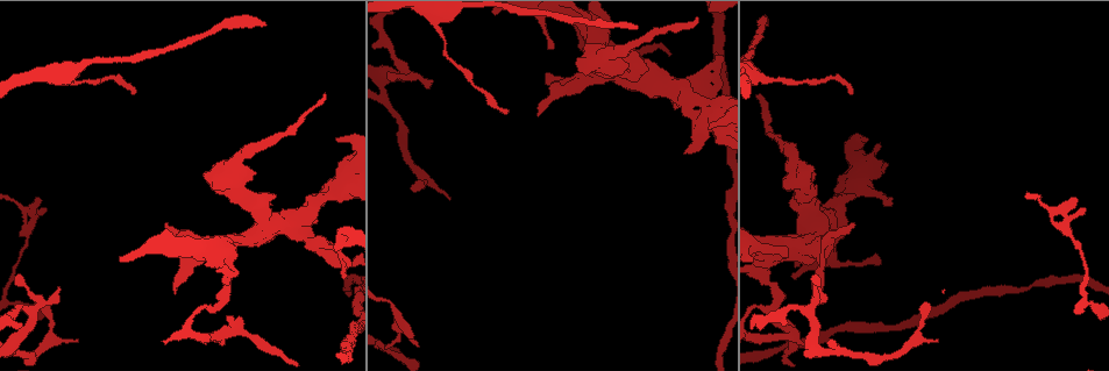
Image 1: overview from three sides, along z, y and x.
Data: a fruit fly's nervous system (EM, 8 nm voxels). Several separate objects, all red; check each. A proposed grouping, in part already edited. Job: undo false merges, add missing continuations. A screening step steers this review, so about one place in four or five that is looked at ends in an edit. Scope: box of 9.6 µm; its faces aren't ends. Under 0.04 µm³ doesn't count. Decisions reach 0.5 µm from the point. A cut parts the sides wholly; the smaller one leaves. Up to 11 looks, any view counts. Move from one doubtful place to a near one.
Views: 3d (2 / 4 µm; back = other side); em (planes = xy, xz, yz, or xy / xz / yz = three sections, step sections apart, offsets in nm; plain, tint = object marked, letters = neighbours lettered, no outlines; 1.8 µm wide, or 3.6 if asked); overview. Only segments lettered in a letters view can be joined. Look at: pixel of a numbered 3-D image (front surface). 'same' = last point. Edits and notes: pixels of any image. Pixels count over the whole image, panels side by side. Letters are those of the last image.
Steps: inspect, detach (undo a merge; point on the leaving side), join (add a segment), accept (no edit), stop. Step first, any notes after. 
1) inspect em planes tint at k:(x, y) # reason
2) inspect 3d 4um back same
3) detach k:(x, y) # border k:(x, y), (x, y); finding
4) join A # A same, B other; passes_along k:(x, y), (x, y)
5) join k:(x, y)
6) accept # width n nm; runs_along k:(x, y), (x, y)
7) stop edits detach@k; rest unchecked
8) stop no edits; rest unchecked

inspect 3d 4um at 1:(814, 170)

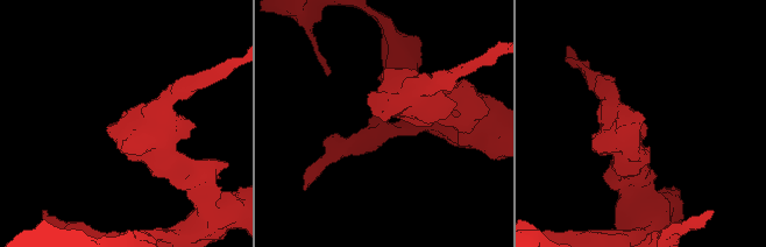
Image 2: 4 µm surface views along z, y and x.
inspect em planes letters at 2:(123, 121)

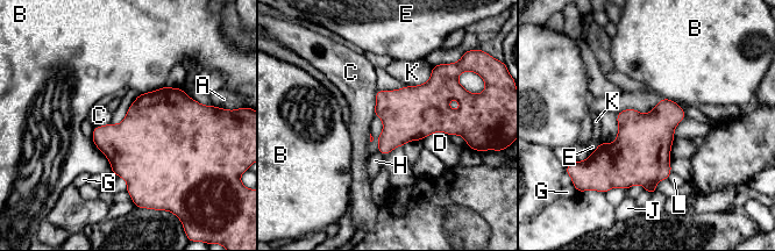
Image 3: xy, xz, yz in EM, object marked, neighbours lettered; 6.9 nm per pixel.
accept # width 360 nm; A other, B other, C other, D other, E other, G other, H other, J other, K other, L other; border 3:(377, 90), (374, 116); none of them fits

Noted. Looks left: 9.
inspect em planes letters at 1:(811, 261)

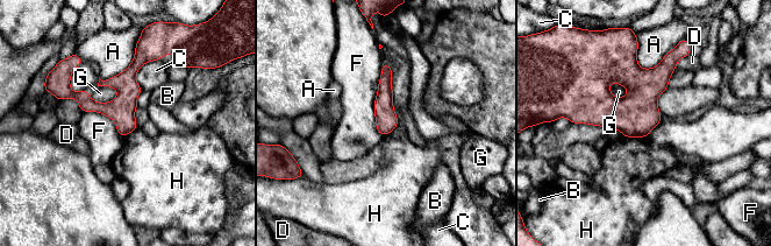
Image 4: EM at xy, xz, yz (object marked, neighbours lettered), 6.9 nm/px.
accept # A other, B other, C other, D other, F other, G other, H other; runs_along 4:(673, 60), (622, 111), (577, 118); no lettered segment goes on from it

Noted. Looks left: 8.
inspect em planes letters at 1:(767, 25) # long arm stops here

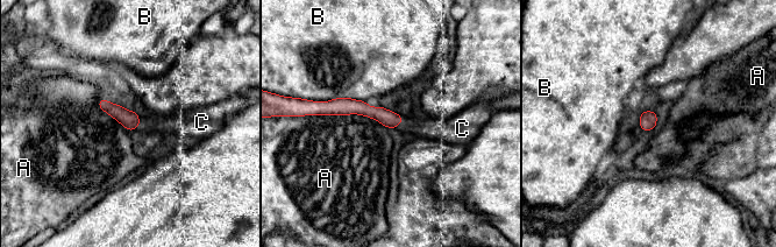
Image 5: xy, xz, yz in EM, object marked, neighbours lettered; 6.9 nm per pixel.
join 5:(175, 124) # A other, B other, C same; it goes on there

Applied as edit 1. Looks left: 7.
inspect overview

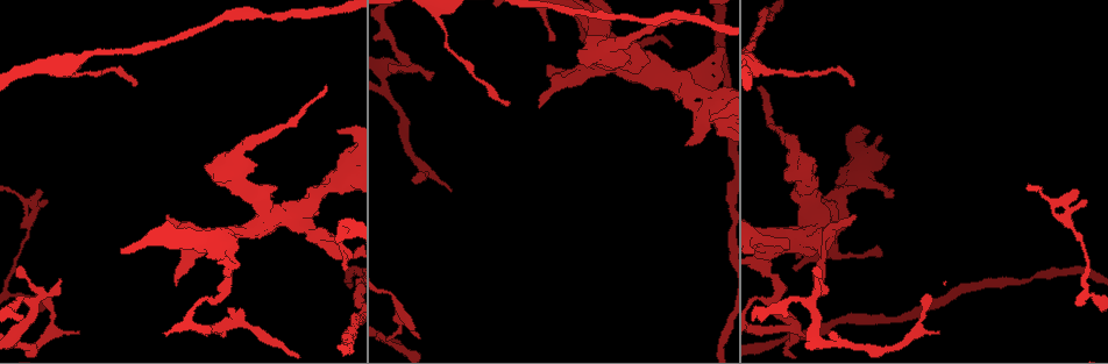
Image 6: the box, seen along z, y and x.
inspect em planes tint at 6:(683, 82) # arms part here

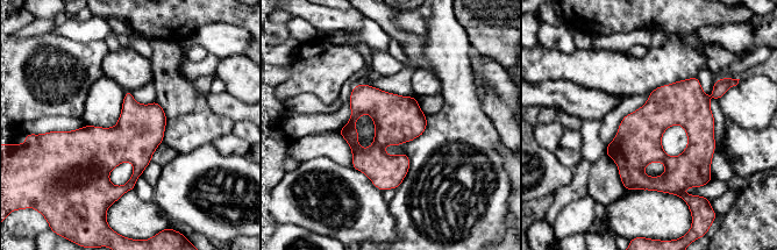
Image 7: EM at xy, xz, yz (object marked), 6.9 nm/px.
inspect em planes letters same

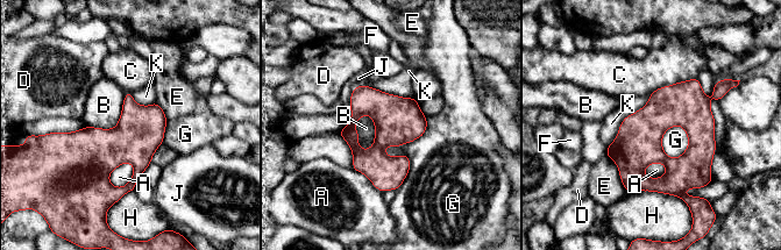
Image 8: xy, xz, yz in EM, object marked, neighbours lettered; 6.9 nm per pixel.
accept # A other, B other, C other, D other, E other, F other, G other, H other, J other, K other; border 8:(427, 119), (396, 190); all the same cell

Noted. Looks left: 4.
inspect 3d 4um at 6:(451, 190) # free end

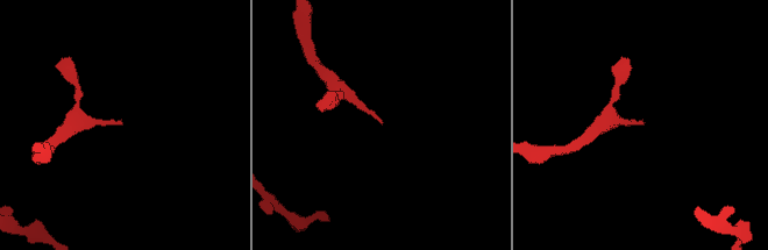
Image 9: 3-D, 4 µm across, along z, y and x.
inspect em xz step 8 tint at 9:(640, 124) # now the EM

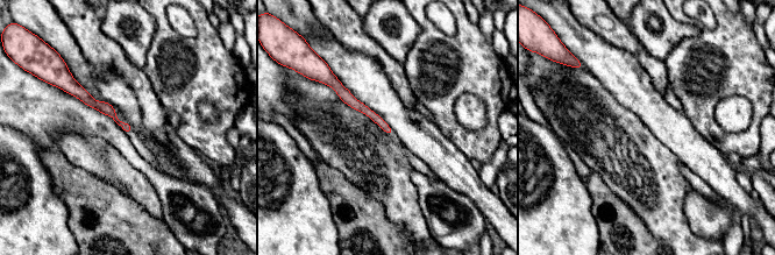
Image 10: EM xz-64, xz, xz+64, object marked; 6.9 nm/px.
inspect em planes letters same # cut it another way

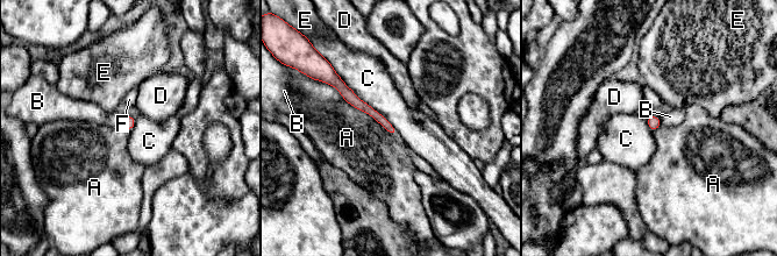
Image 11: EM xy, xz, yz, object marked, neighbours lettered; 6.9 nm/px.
accept # A other, B other, C other, D other, E other, F other; border 11:(334, 70), (398, 133); none of them fits

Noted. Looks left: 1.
stop edits join@5; rest unchecked

